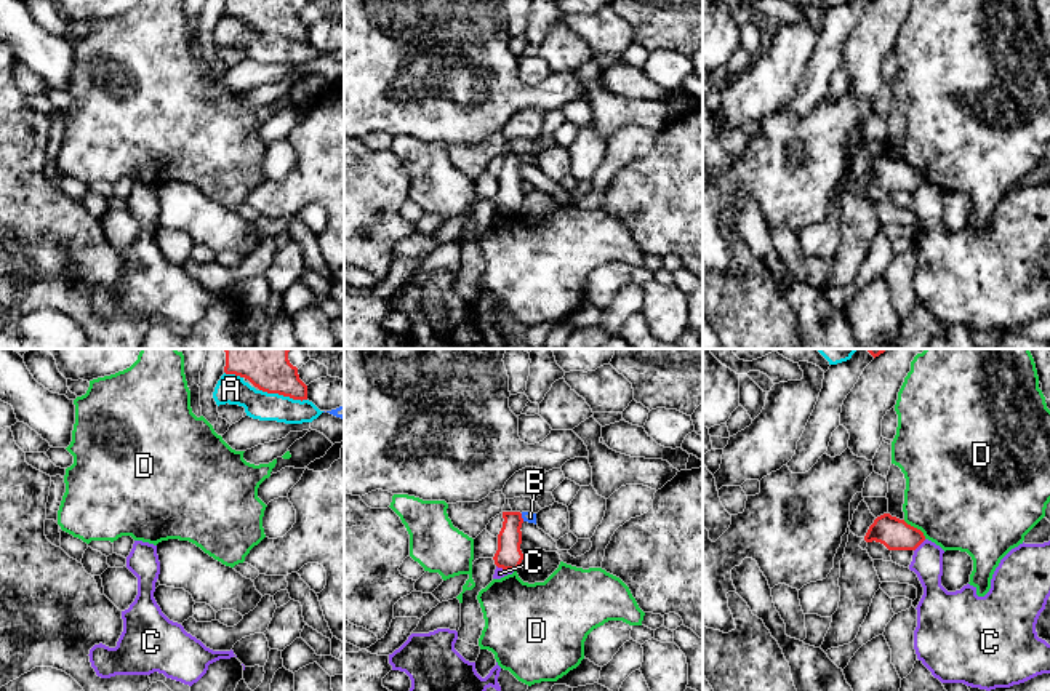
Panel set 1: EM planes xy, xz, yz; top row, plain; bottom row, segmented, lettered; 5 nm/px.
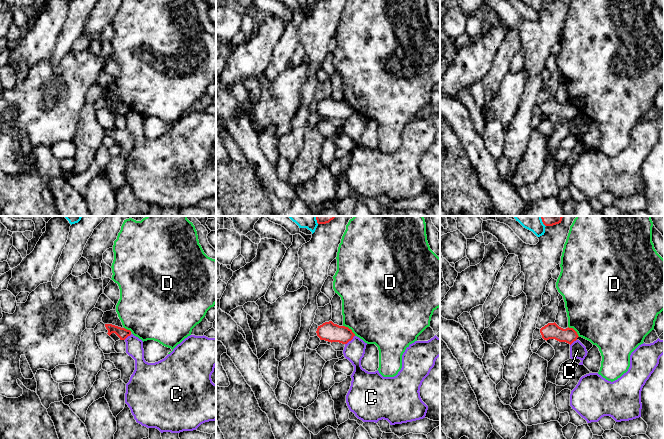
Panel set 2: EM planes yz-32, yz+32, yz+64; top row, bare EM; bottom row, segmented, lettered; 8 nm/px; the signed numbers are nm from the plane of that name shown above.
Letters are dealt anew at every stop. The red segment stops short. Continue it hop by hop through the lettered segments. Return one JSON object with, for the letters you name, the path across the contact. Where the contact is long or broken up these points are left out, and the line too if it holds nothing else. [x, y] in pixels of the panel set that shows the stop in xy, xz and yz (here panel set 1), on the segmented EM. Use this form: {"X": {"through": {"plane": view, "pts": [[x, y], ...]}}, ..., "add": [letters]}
{"add": []}

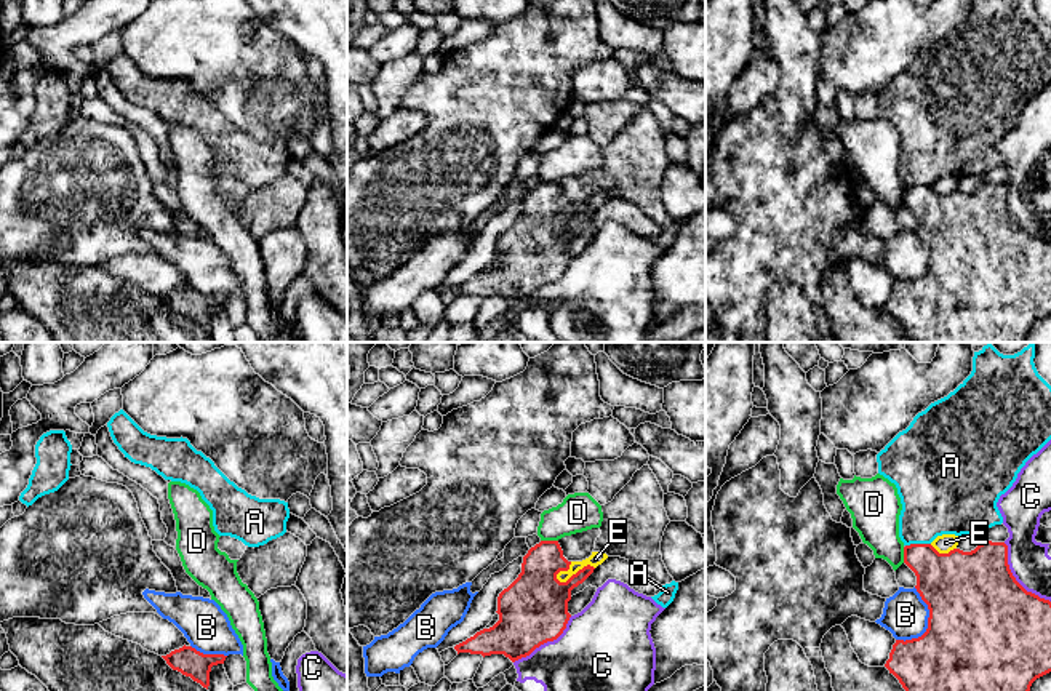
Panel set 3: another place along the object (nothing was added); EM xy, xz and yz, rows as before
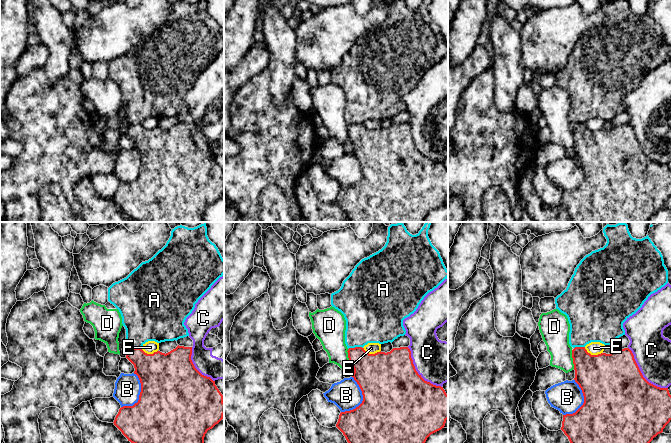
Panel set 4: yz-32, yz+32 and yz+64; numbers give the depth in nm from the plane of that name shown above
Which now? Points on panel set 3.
{"add": []}

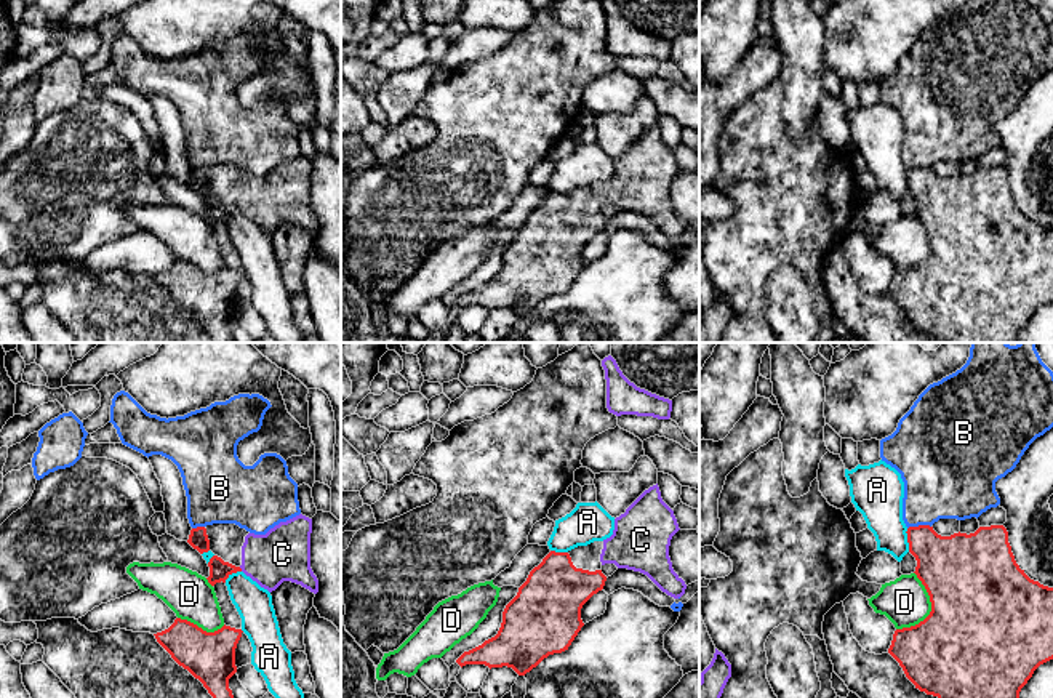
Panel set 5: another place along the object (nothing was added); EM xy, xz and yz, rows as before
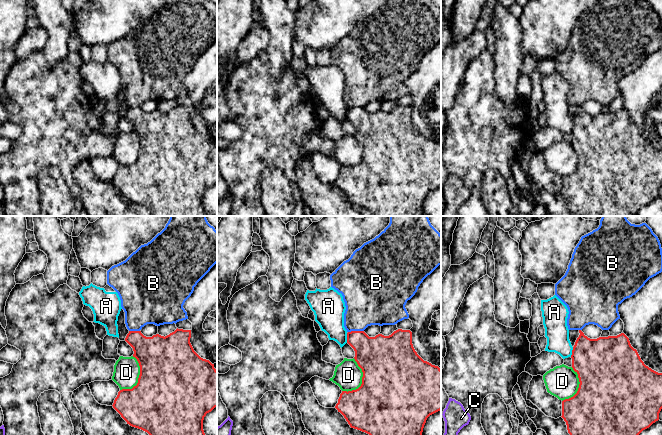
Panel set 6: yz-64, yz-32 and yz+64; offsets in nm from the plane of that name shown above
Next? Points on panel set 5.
{"C": {"through": {"plane": "xy", "pts": [[220, 570], [240, 569], [282, 554]]}}, "add": ["C"]}

